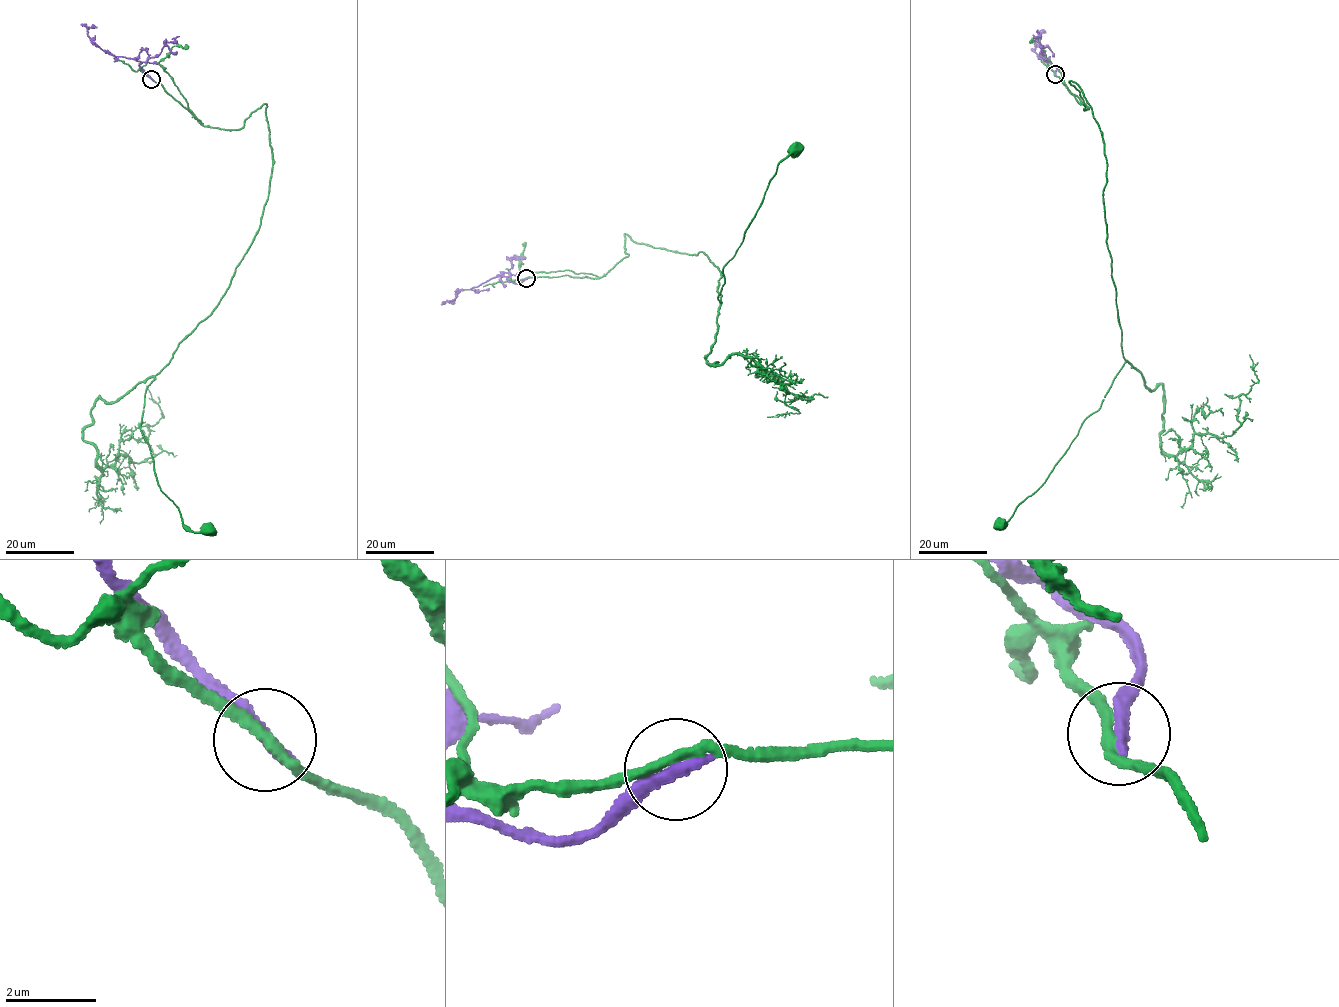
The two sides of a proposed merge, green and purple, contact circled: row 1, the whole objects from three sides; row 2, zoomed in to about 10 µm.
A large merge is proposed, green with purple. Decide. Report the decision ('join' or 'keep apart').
keep apart

